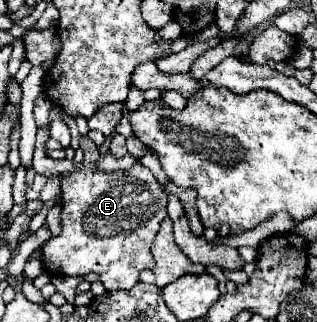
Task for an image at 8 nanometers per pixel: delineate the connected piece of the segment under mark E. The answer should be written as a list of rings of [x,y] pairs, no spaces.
[[[81,137],[80,148],[84,153],[83,167],[69,173],[61,183],[61,235],[49,239],[43,253],[43,267],[49,275],[87,275],[97,273],[99,281],[107,291],[129,291],[135,283],[139,283],[141,271],[151,271],[155,261],[151,255],[151,243],[157,235],[161,221],[167,217],[167,193],[161,189],[155,175],[141,163],[133,165],[133,169],[121,173],[100,171],[97,163],[101,157],[98,146],[89,138]]]

